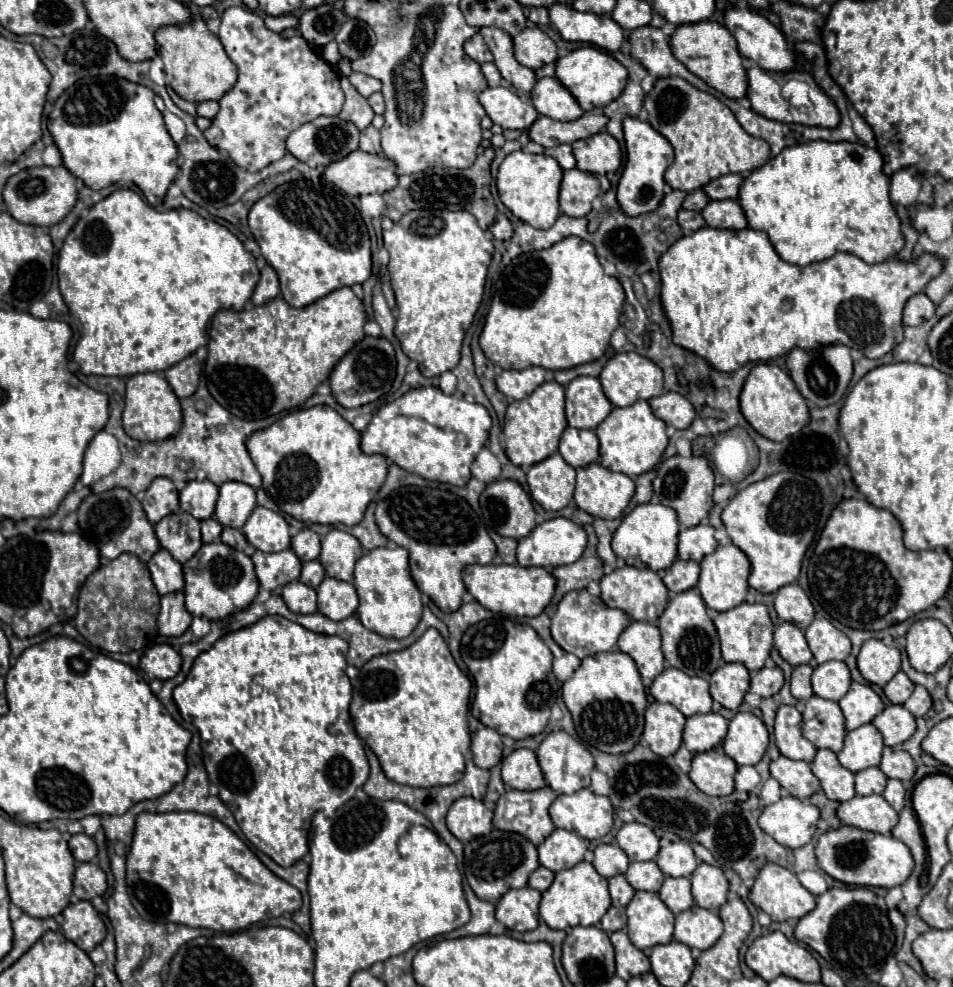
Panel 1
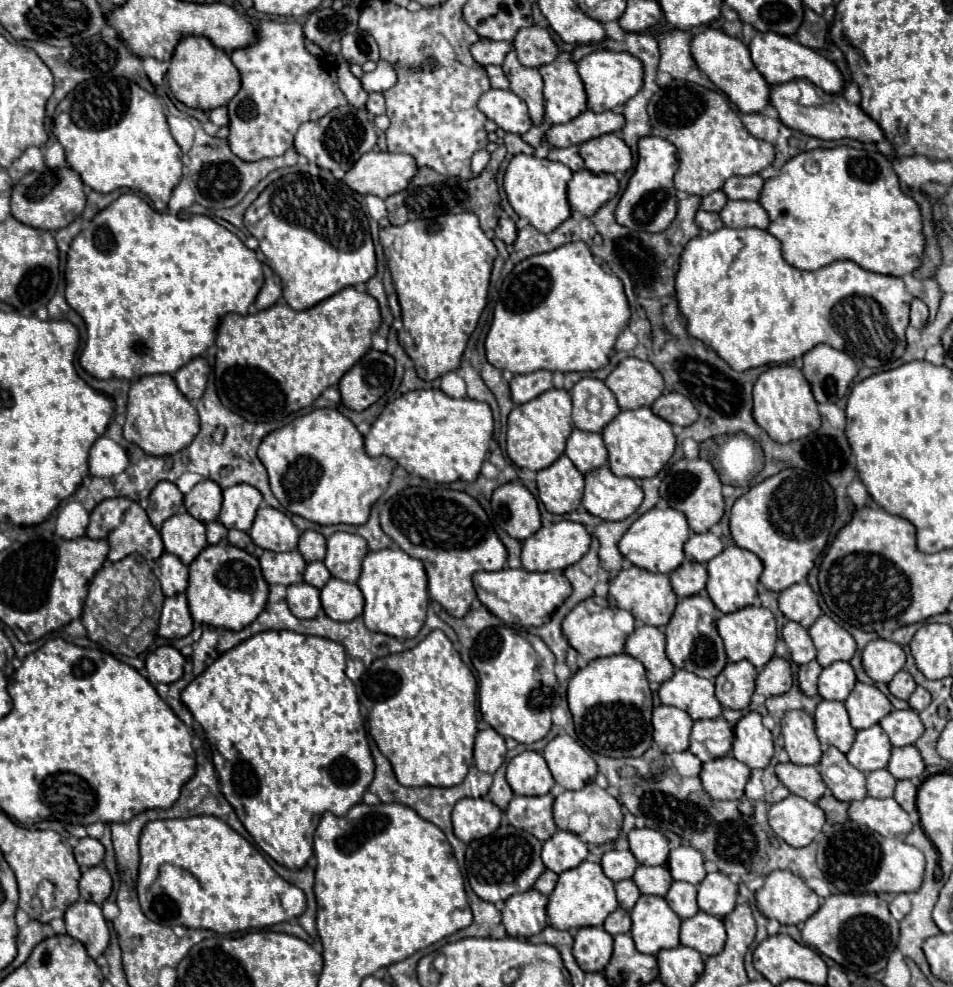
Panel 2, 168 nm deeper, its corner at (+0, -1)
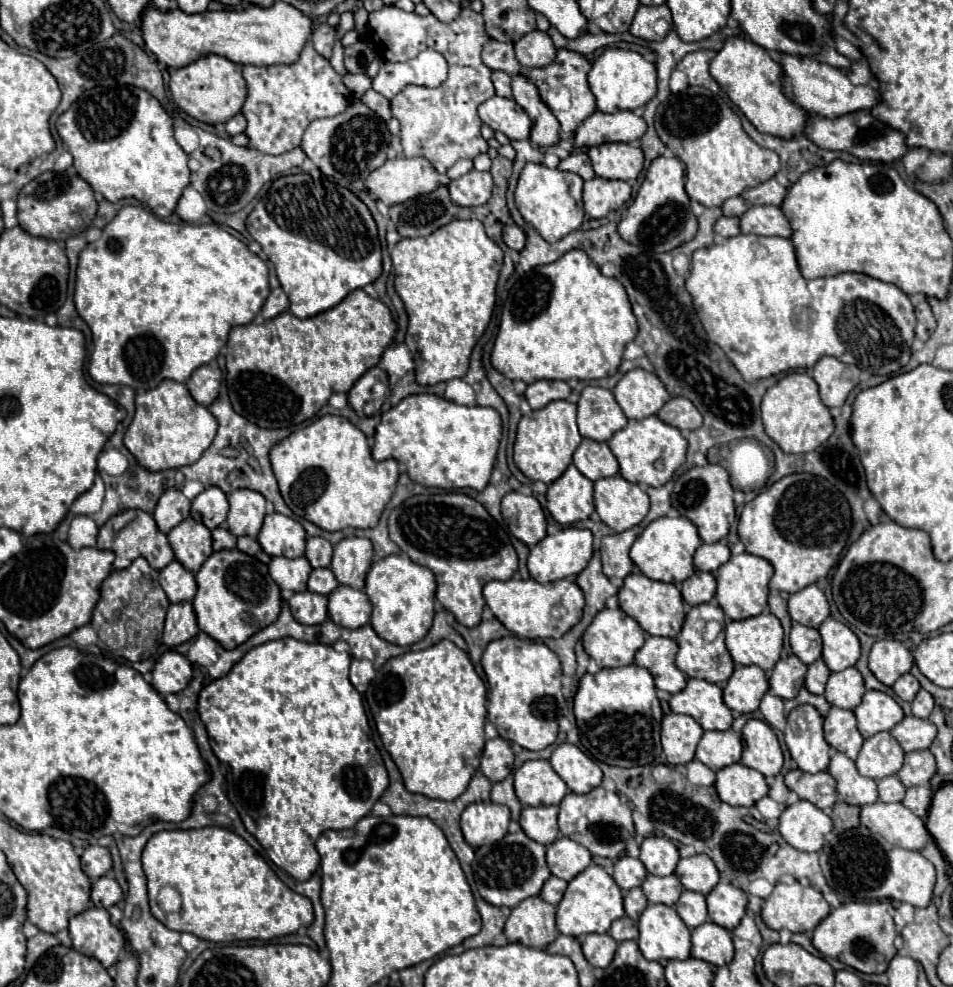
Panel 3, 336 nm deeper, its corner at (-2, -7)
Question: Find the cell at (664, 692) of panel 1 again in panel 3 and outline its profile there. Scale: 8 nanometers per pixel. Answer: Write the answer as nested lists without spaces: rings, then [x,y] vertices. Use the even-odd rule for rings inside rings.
[[[688,679],[686,689],[672,695],[674,713],[694,717],[704,731],[728,731],[732,727],[732,711],[722,699],[722,689],[704,679]]]

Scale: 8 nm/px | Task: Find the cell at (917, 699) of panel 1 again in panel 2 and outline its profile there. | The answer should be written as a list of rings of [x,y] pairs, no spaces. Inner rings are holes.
[[[916,687],[914,693],[910,695],[908,703],[910,703],[910,707],[912,707],[914,711],[924,711],[924,709],[930,705],[930,693],[928,693],[924,687]]]

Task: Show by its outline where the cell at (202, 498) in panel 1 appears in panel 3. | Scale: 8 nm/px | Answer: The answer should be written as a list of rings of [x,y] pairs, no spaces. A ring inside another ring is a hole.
[[[206,487],[194,501],[190,515],[204,523],[208,529],[222,527],[228,515],[228,499],[222,489],[218,487]]]

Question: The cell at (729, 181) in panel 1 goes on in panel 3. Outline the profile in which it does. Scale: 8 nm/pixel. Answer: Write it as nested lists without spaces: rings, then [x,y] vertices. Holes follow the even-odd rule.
[[[770,179],[766,183],[760,183],[758,187],[744,191],[742,197],[750,203],[750,205],[780,205],[786,197],[788,187],[780,185],[776,179]]]

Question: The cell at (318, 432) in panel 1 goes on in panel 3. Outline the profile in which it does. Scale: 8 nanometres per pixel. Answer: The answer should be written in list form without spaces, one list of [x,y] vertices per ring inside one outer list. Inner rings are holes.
[[[336,415],[318,417],[310,425],[288,435],[284,441],[272,447],[270,461],[286,505],[298,517],[304,517],[326,531],[342,531],[346,527],[352,527],[352,529],[376,527],[386,503],[390,501],[396,489],[396,481],[400,475],[398,461],[394,459],[374,461],[366,435],[358,427],[354,427],[348,419],[336,417]]]

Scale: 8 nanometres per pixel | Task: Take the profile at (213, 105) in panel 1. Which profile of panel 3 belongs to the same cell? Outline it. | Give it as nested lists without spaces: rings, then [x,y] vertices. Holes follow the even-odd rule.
[[[238,113],[236,117],[232,117],[228,123],[226,123],[226,131],[230,133],[230,135],[238,135],[238,133],[244,133],[244,129],[246,129],[246,119]]]

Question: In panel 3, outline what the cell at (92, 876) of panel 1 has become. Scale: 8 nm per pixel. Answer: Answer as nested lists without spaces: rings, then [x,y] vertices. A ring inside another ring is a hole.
[[[100,877],[92,883],[92,901],[96,907],[112,907],[122,899],[122,889],[116,879],[112,877]]]

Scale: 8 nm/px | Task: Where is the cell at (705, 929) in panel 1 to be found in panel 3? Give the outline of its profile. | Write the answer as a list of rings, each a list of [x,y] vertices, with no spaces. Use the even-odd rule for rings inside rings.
[[[702,923],[692,931],[692,957],[714,967],[728,965],[734,959],[732,933],[716,923]]]

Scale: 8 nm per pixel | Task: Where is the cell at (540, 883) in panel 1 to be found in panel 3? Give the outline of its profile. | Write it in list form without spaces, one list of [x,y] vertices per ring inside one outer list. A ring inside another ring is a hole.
[[[550,877],[550,879],[544,883],[544,887],[542,887],[542,891],[540,891],[540,897],[542,897],[544,901],[552,903],[552,905],[558,905],[560,899],[562,899],[562,895],[564,895],[564,891],[566,891],[566,885],[568,885],[568,883],[566,883],[564,879]]]

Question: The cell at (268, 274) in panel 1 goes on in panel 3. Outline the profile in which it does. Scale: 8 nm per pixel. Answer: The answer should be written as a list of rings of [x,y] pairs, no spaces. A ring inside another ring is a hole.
[[[280,287],[278,289],[272,289],[272,293],[266,299],[260,315],[264,319],[272,319],[272,317],[276,317],[276,315],[280,315],[284,311],[288,311],[288,297],[286,297],[286,293]]]

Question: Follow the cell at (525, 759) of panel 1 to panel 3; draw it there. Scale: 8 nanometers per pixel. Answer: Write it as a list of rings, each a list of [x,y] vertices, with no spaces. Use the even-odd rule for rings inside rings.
[[[526,761],[514,773],[516,795],[524,805],[540,807],[540,805],[558,805],[568,787],[564,779],[552,769],[550,761]]]

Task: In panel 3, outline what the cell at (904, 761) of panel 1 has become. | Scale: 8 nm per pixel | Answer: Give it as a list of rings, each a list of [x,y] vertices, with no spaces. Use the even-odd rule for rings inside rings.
[[[924,749],[924,751],[906,753],[904,767],[900,769],[898,779],[906,787],[914,787],[914,785],[930,783],[934,773],[936,773],[936,759],[934,759],[934,755],[928,749]]]

